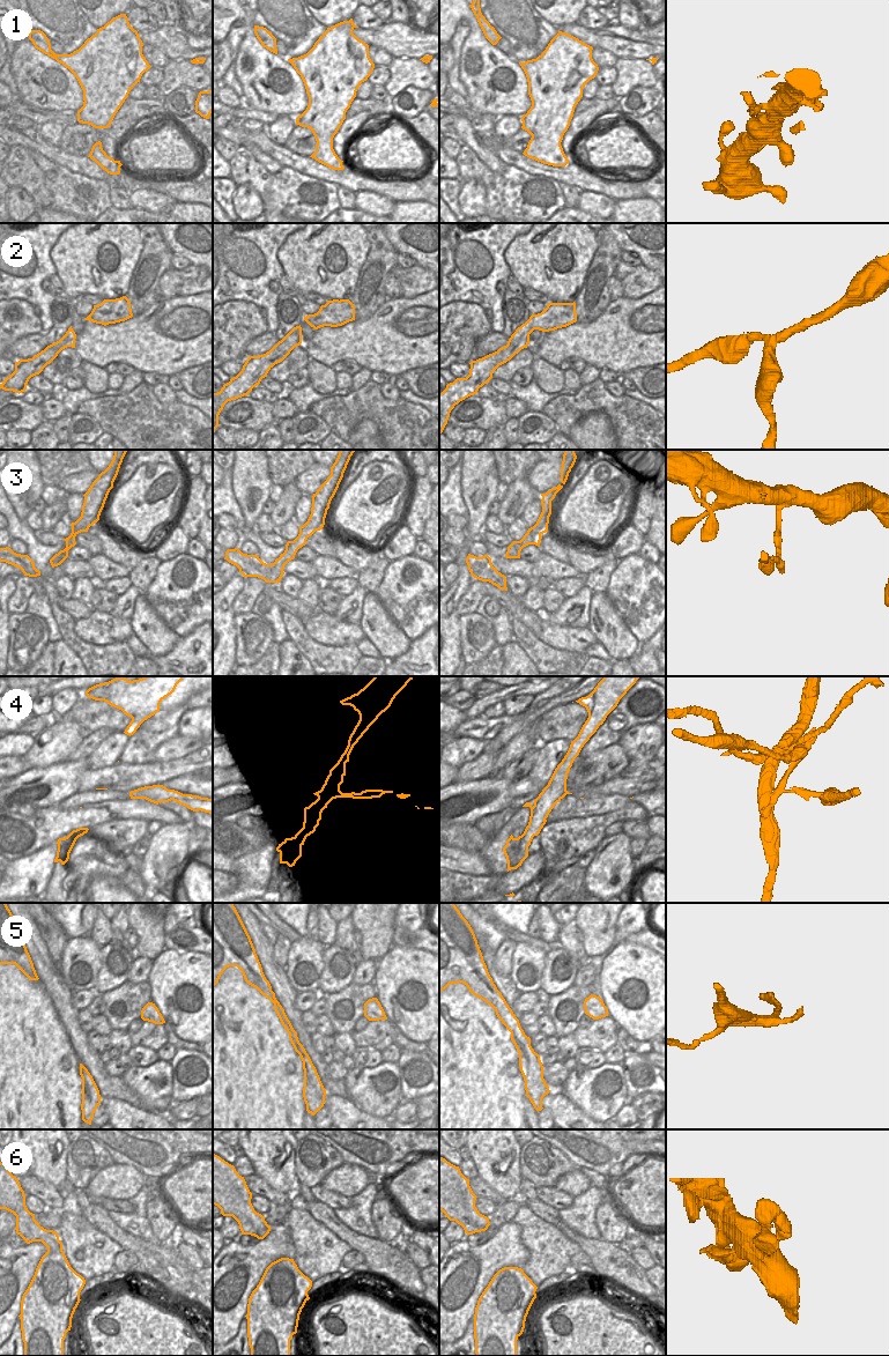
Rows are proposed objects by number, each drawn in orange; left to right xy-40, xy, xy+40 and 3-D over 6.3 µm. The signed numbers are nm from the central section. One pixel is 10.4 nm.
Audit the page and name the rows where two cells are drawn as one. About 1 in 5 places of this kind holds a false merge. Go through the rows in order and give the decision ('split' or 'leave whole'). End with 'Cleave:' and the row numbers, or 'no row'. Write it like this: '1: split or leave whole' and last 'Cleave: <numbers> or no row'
1: leave whole
2: leave whole
3: split
4: split
5: split
6: leave whole
Cleave: 3, 4, 5

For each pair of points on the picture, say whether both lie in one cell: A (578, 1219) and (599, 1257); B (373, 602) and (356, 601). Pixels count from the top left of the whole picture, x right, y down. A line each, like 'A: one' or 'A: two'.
A: two
B: two

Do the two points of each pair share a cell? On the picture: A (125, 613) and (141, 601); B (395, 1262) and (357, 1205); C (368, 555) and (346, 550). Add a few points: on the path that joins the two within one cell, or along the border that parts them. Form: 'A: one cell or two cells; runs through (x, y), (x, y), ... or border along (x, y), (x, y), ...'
A: two cells; border along (141, 592), (135, 600), (133, 615), (128, 621)
B: two cells; border along (352, 1229), (362, 1235), (378, 1238)
C: one cell; runs through (362, 555), (352, 555)

